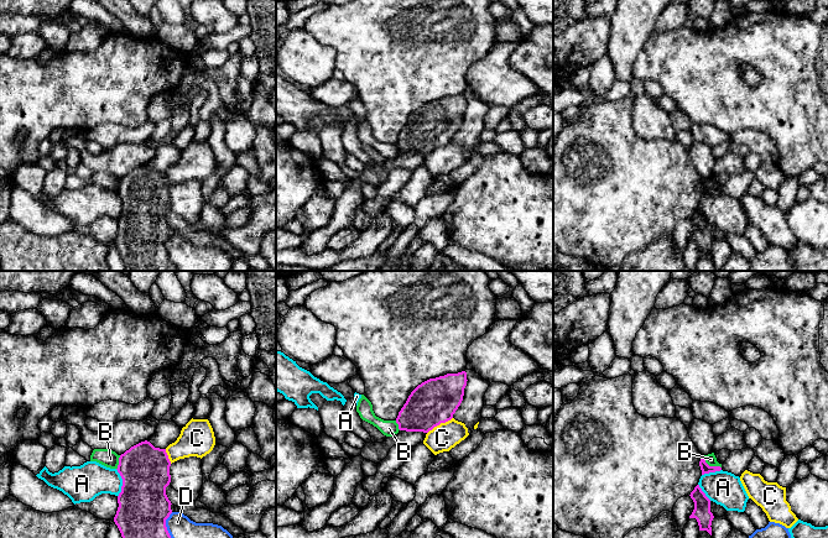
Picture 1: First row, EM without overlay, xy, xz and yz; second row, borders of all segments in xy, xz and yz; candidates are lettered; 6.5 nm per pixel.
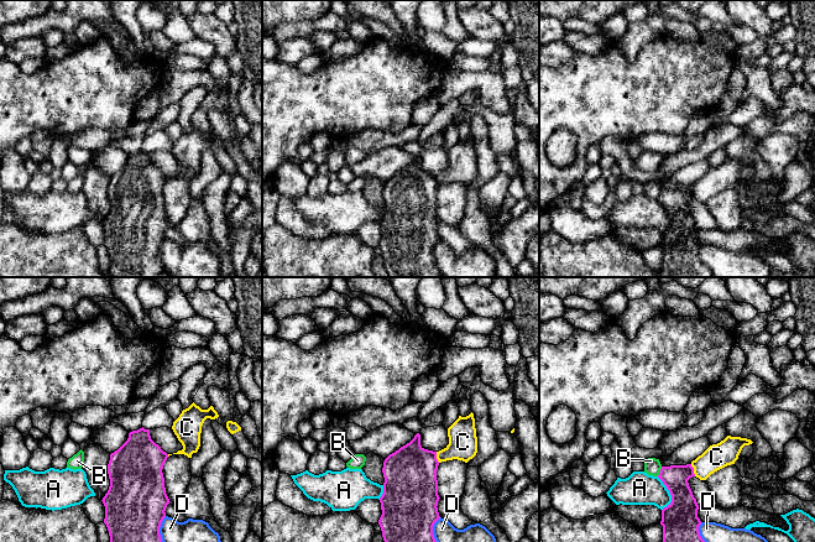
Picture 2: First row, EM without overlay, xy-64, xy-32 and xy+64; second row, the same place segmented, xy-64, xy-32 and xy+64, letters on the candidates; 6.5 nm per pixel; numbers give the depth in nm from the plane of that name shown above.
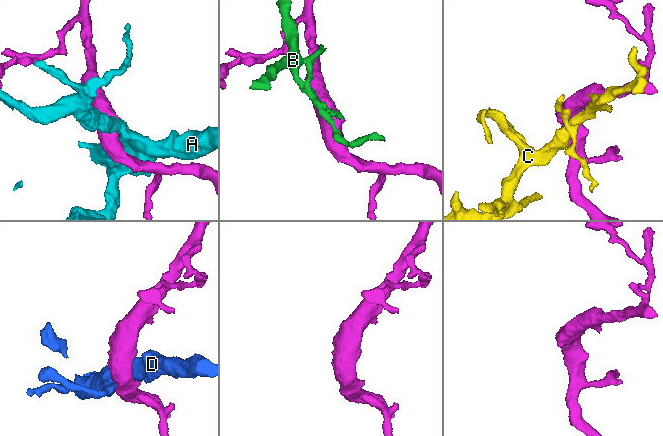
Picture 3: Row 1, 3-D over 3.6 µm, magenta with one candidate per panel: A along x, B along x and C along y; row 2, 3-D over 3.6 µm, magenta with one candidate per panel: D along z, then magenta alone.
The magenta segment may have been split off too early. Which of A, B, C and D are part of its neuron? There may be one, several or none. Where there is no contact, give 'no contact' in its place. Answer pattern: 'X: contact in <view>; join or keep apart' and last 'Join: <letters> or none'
A: contact in xy; keep apart
B: contact in yz; keep apart
C: contact in xz; keep apart
D: contact in xy; keep apart
Join: none

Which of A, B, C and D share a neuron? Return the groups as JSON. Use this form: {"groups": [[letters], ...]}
{"groups": [["A"], ["B"], ["C"], ["D"]]}

